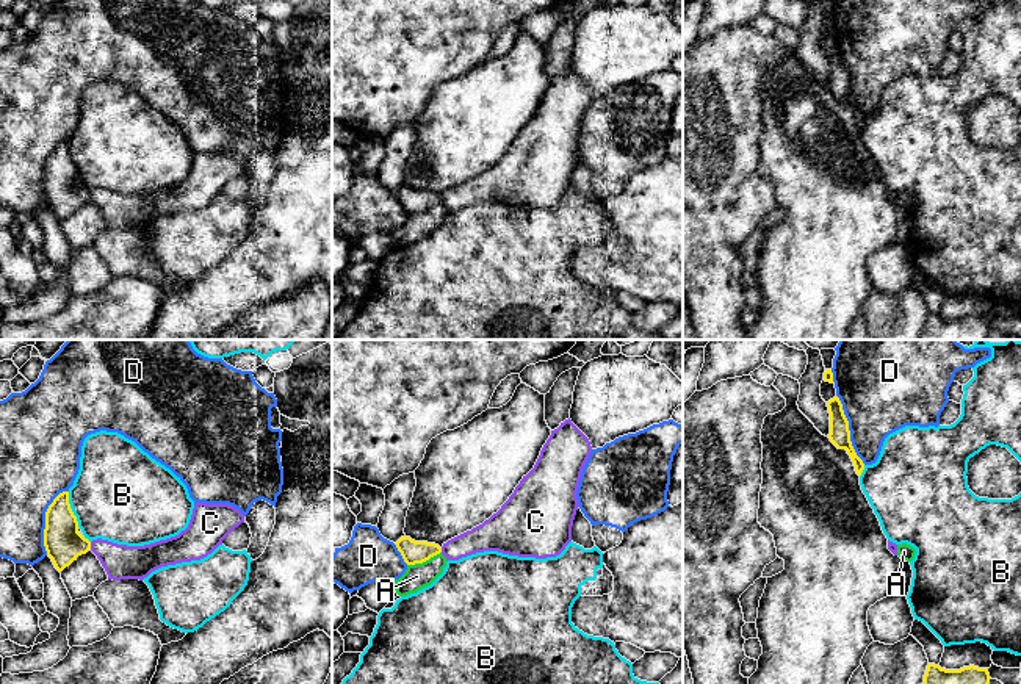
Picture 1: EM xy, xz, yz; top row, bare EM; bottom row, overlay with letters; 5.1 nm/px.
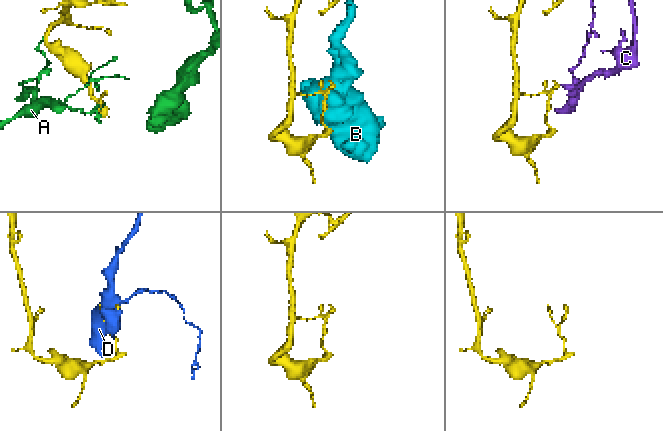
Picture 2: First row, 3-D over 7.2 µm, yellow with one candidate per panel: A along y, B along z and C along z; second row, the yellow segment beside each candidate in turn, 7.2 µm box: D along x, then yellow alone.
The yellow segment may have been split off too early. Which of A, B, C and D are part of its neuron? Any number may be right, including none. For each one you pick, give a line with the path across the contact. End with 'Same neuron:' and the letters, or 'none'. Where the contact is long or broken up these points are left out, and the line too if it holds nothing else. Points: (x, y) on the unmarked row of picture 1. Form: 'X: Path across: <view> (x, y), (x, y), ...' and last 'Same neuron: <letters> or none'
Same neuron: none

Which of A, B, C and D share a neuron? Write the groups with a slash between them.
A / B / C / D

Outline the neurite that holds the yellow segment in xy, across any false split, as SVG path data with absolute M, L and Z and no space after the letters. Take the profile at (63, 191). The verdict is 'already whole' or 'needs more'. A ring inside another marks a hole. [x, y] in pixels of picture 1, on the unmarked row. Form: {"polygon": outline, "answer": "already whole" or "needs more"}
{"polygon": "M69 141L60 142L45 161L44 196L58 221L91 199L91 191L78 182Z", "answer": "already whole"}

